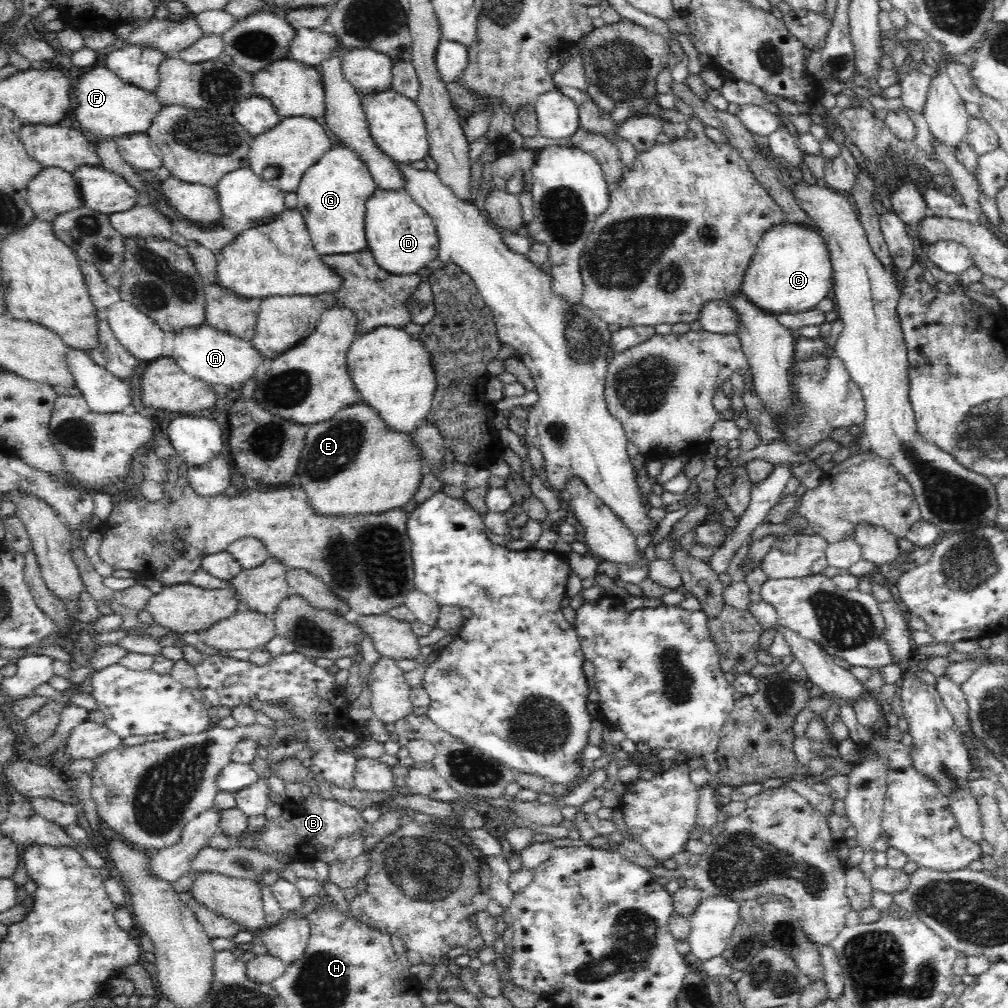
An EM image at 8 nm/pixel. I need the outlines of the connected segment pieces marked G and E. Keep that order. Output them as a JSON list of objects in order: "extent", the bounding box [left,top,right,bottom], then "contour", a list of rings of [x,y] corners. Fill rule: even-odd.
[{"extent":[297,144,374,257],"contour":[[[342,144],[327,150],[314,166],[303,174],[297,194],[297,210],[303,217],[315,253],[322,257],[358,253],[366,250],[366,202],[374,194],[374,180],[366,164]]]},{"extent":[299,401,425,516],"contour":[[[362,401],[337,412],[332,418],[312,425],[306,430],[304,452],[299,457],[300,484],[306,490],[307,504],[317,516],[373,516],[403,507],[416,495],[425,470],[420,449],[410,434],[387,428],[378,413]]]}]

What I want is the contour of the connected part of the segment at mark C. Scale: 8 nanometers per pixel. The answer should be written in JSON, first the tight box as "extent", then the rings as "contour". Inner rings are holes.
{"extent":[741,222,833,318],"contour":[[[785,222],[761,239],[747,267],[741,292],[751,306],[780,318],[782,314],[813,309],[822,298],[831,296],[833,287],[833,265],[823,237],[806,224]]]}

